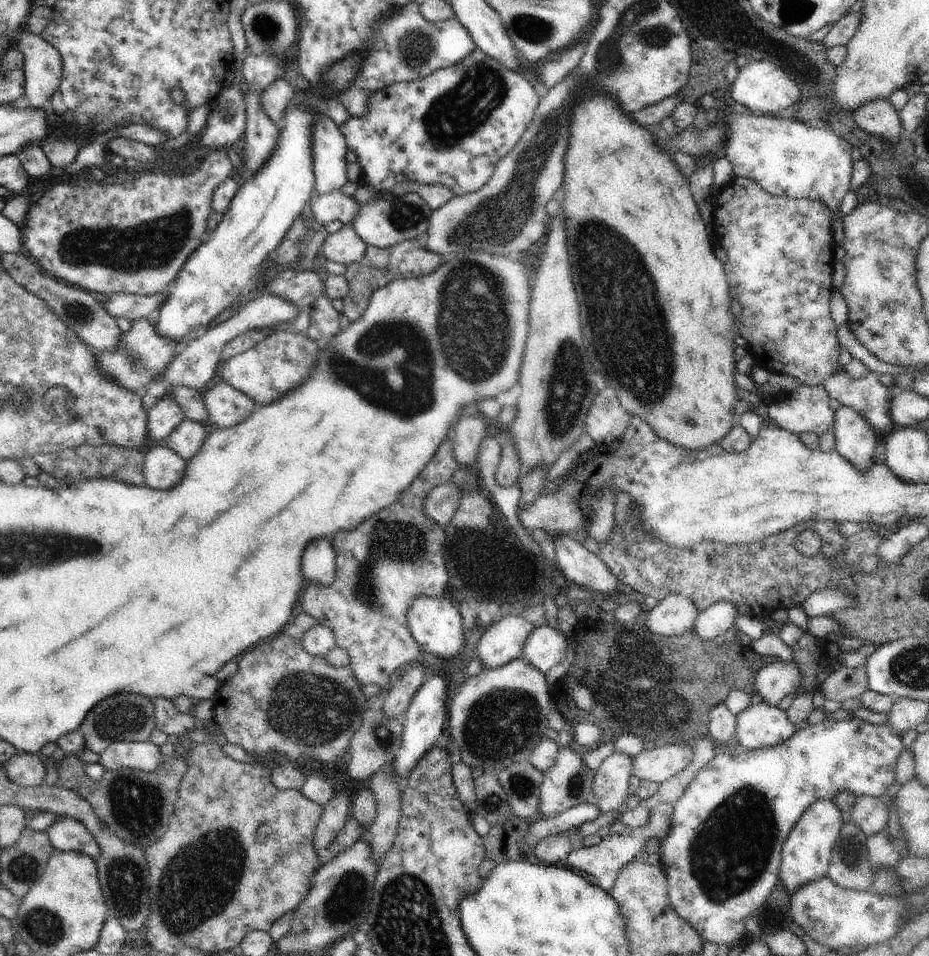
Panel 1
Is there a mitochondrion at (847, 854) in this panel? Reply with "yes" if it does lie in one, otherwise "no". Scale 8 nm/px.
yes

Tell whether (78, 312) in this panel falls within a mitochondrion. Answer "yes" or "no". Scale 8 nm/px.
yes

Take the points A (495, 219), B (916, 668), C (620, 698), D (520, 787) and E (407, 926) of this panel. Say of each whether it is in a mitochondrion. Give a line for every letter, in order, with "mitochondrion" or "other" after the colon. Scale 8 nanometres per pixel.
A: mitochondrion
B: mitochondrion
C: other
D: mitochondrion
E: mitochondrion

